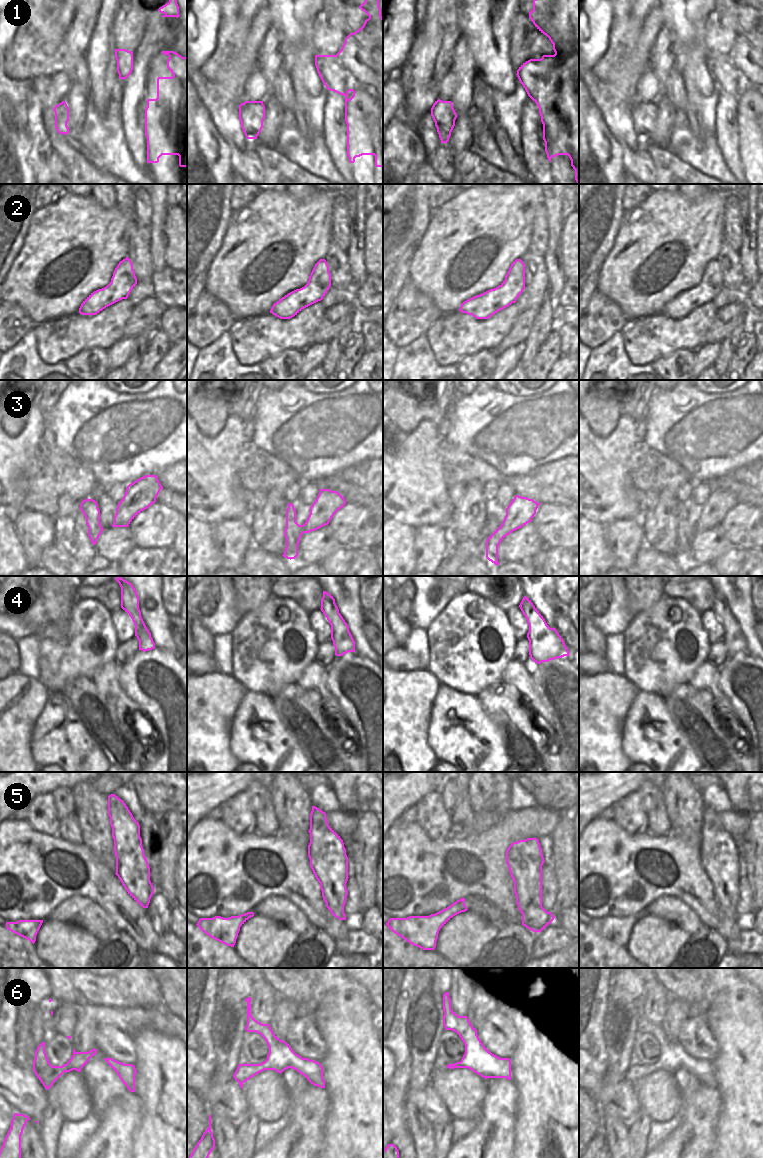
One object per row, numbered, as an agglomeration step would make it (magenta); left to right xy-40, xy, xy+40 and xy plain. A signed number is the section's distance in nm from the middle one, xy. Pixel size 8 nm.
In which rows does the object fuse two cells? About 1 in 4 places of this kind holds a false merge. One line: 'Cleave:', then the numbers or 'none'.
Cleave: none

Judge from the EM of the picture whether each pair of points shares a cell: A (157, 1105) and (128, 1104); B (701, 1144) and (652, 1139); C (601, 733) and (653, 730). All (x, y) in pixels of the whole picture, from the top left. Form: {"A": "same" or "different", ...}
{"A": "different", "B": "different", "C": "different"}

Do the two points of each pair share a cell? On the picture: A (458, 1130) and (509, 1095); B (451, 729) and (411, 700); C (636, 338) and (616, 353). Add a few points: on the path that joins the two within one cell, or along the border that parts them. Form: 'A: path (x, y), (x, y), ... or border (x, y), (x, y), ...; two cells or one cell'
A: border (478, 1118), (478, 1122), (461, 1138); two cells
B: border (437, 692), (431, 709), (429, 732), (426, 738); two cells
C: border (621, 330), (627, 357), (639, 365); two cells

